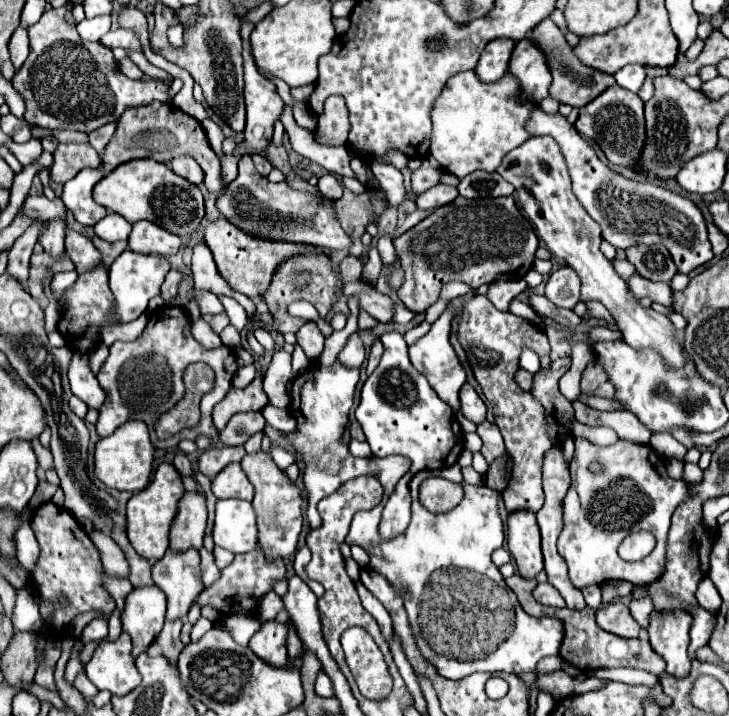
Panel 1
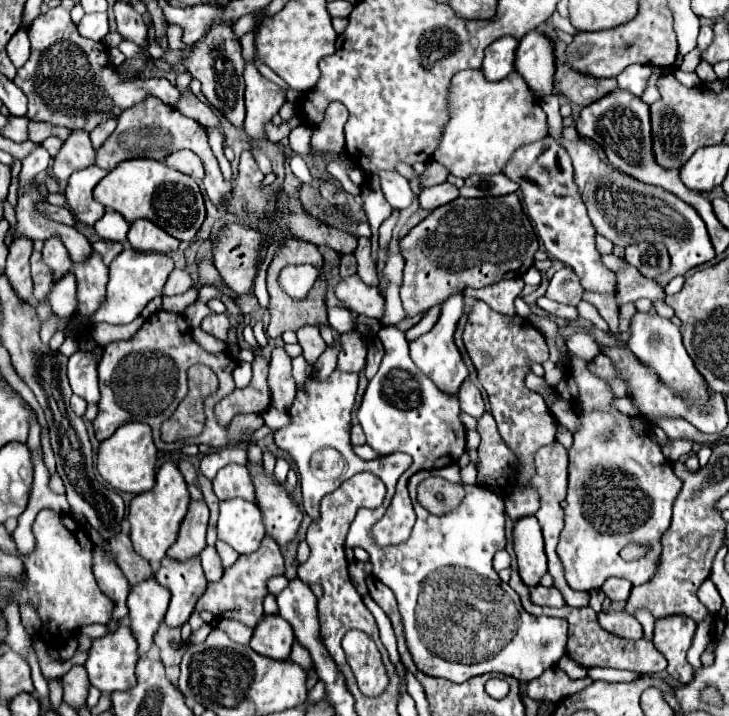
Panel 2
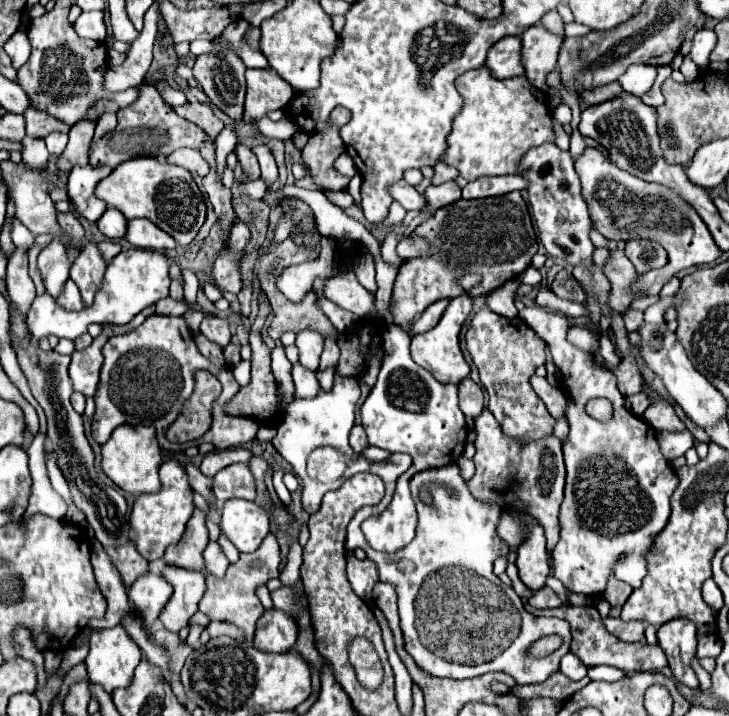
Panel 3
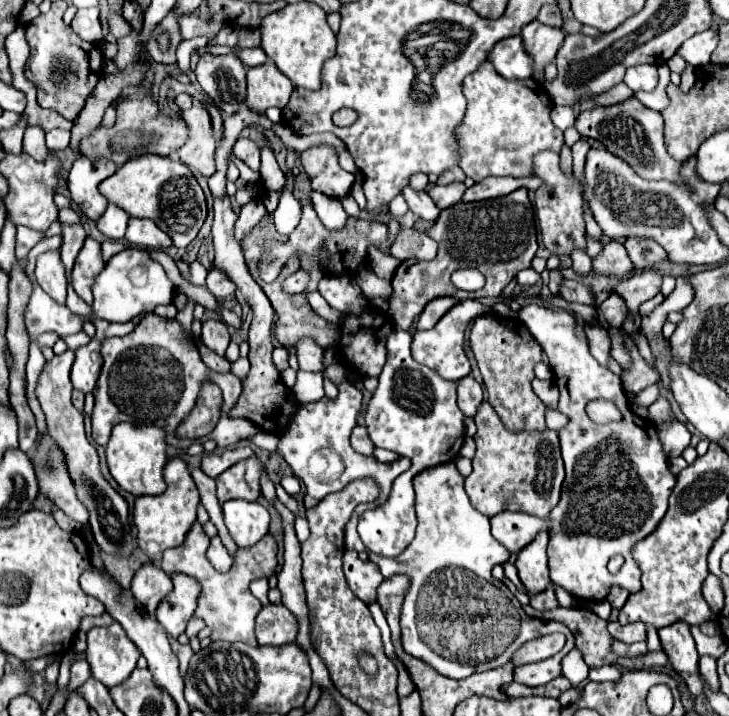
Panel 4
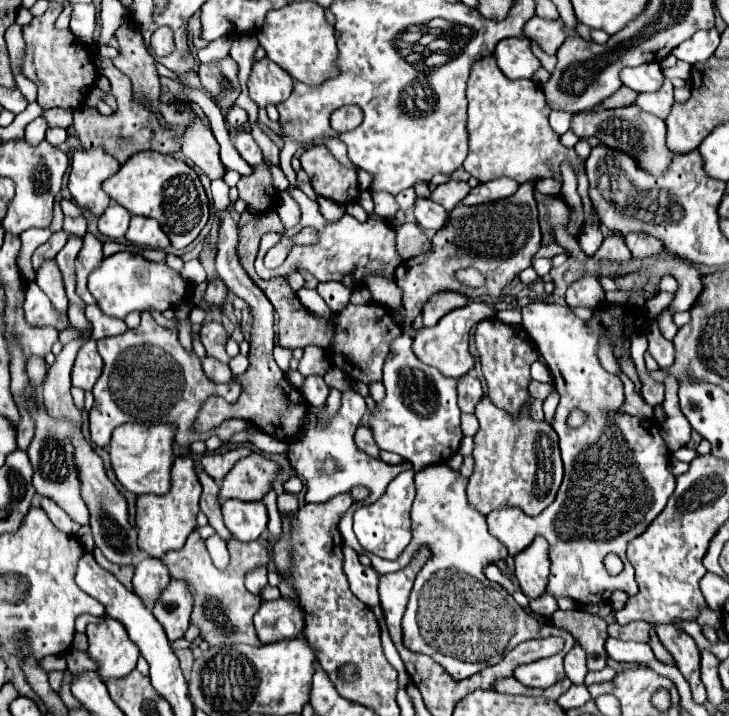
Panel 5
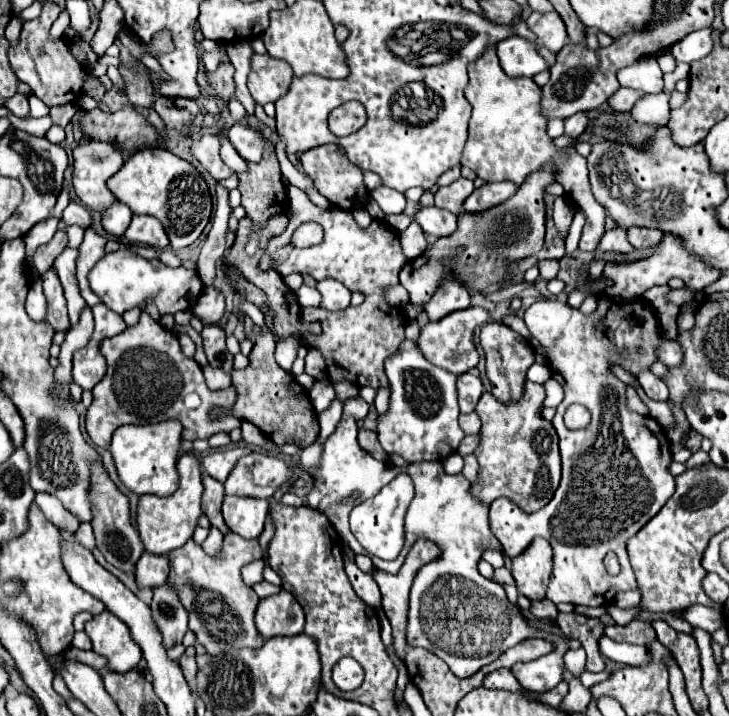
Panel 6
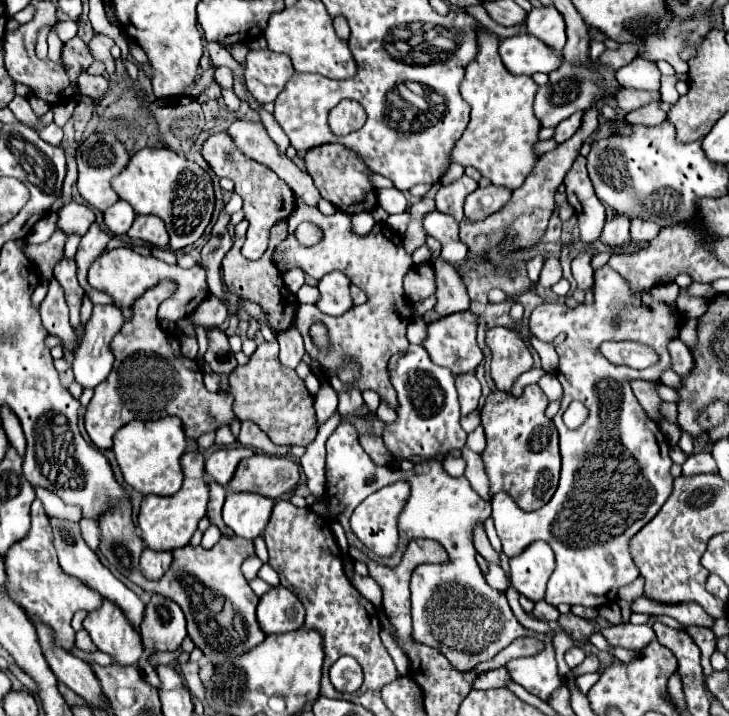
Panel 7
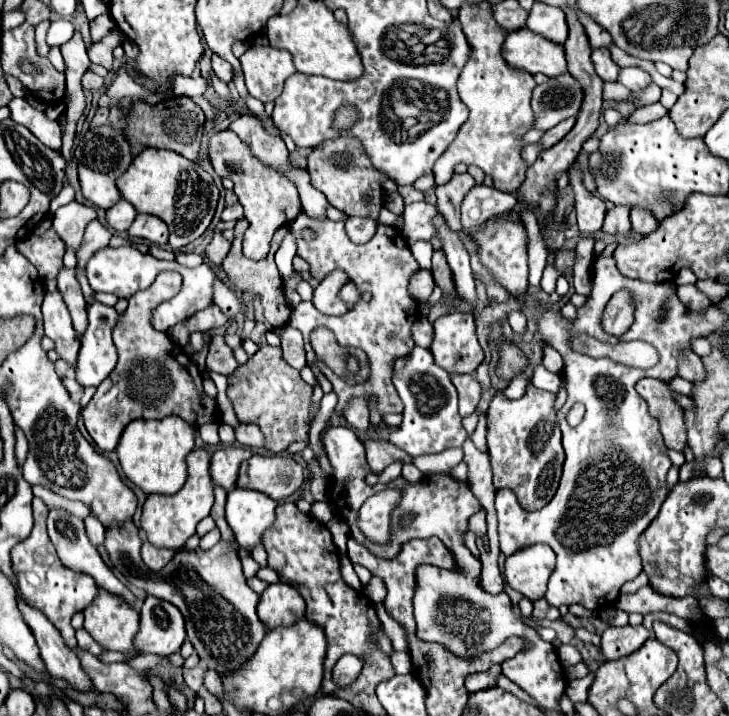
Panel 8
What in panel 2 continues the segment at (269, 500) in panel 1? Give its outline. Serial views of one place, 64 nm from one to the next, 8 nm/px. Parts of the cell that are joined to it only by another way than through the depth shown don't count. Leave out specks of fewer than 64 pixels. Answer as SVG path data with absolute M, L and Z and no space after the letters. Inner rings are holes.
M246 464L254 486L256 486L256 504L262 510L266 536L274 538L280 546L286 546L298 532L302 522L302 512L294 504L292 496L274 480L264 474L264 468Z

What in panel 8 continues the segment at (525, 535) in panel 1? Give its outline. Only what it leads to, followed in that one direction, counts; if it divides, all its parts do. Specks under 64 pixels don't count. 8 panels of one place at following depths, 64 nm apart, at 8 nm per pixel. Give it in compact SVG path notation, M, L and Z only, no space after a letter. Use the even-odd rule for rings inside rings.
M548 544L526 546L504 562L504 576L510 588L528 600L540 600L546 594L548 576L554 570L554 552Z

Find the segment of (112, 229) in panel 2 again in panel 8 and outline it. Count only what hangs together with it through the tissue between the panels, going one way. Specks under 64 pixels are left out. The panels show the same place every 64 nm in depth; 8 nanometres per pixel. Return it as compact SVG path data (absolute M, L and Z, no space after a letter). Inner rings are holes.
M120 200L118 204L114 204L112 208L106 210L108 224L118 232L128 230L130 224L134 222L134 218L136 218L136 208L132 208L132 204L128 204L126 200Z

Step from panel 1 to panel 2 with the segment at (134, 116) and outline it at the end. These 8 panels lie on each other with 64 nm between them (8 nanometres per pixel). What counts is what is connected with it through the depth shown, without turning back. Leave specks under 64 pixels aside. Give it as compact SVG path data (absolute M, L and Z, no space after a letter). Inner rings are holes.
M146 96L140 104L132 106L126 110L126 114L118 116L118 126L116 130L106 138L106 142L96 148L96 166L104 168L104 170L114 170L122 160L130 160L130 158L154 158L154 160L162 160L170 154L172 150L180 150L180 148L188 148L192 152L196 152L206 168L206 176L204 176L204 188L208 198L212 200L212 204L216 204L218 208L226 204L228 196L232 194L232 186L230 182L226 182L222 178L222 172L218 168L218 160L208 144L208 132L206 128L202 128L198 122L194 122L192 118L186 118L182 114L178 114L176 108L164 104L160 98L156 96Z

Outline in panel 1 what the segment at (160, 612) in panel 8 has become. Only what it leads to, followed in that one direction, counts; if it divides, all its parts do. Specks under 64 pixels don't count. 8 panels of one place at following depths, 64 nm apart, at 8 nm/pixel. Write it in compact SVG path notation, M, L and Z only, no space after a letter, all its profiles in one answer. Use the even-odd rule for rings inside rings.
M168 550L164 558L152 566L152 580L158 588L166 592L168 598L166 620L174 622L184 618L190 606L204 590L204 584L200 580L198 550L188 550L182 554Z

